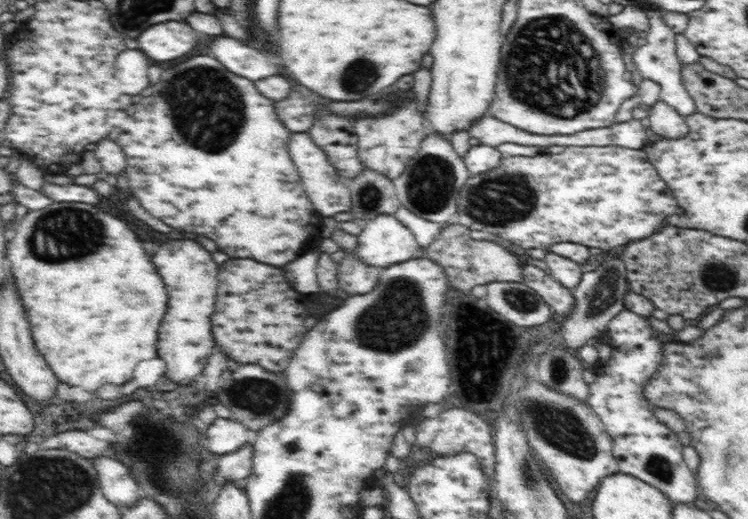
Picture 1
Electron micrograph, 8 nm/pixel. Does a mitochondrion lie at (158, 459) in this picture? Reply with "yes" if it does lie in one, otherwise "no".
yes

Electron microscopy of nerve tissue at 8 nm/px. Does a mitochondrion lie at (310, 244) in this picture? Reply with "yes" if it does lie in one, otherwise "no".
no

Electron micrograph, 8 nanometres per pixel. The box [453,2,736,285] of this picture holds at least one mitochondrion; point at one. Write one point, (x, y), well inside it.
(553, 66)

